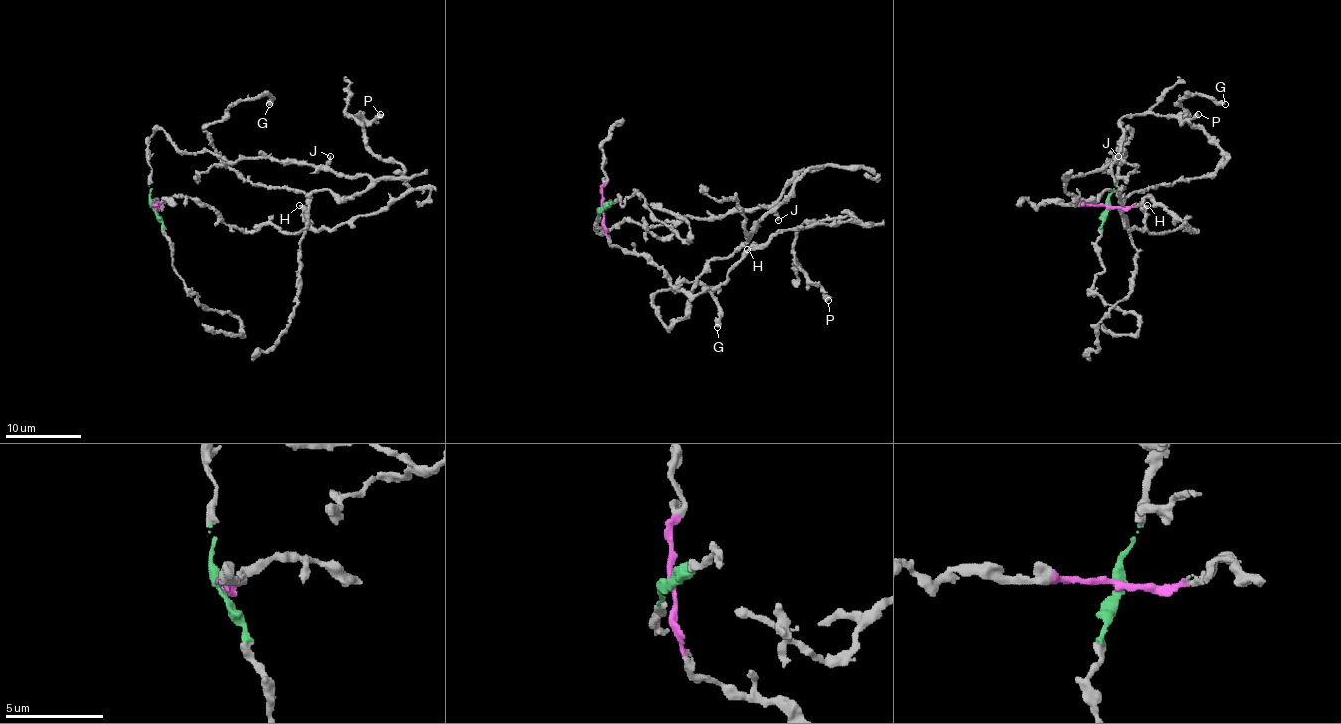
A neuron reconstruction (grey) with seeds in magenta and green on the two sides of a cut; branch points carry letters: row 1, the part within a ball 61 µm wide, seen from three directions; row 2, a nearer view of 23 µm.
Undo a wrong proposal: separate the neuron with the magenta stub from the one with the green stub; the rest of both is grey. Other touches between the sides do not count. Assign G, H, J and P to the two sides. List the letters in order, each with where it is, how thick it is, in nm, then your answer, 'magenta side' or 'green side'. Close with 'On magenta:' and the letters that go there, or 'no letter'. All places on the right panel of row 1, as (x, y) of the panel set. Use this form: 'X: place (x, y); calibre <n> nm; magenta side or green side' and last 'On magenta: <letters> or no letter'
G: place (1225, 104); calibre 360 nm; green side
H: place (1147, 205); calibre 320 nm; magenta side
J: place (1118, 156); calibre 240 nm; green side
P: place (1198, 114); calibre 550 nm; magenta side
On magenta: H, P

